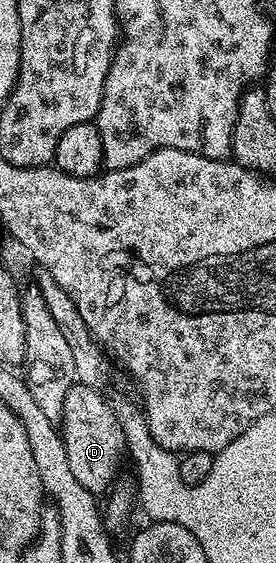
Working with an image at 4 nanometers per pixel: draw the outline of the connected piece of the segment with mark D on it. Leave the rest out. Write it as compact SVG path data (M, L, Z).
M76 382L70 393L66 393L66 401L62 405L64 416L58 424L60 436L66 445L66 461L70 464L78 485L97 497L103 496L117 482L120 462L126 459L124 430L111 402L104 397L93 387Z

